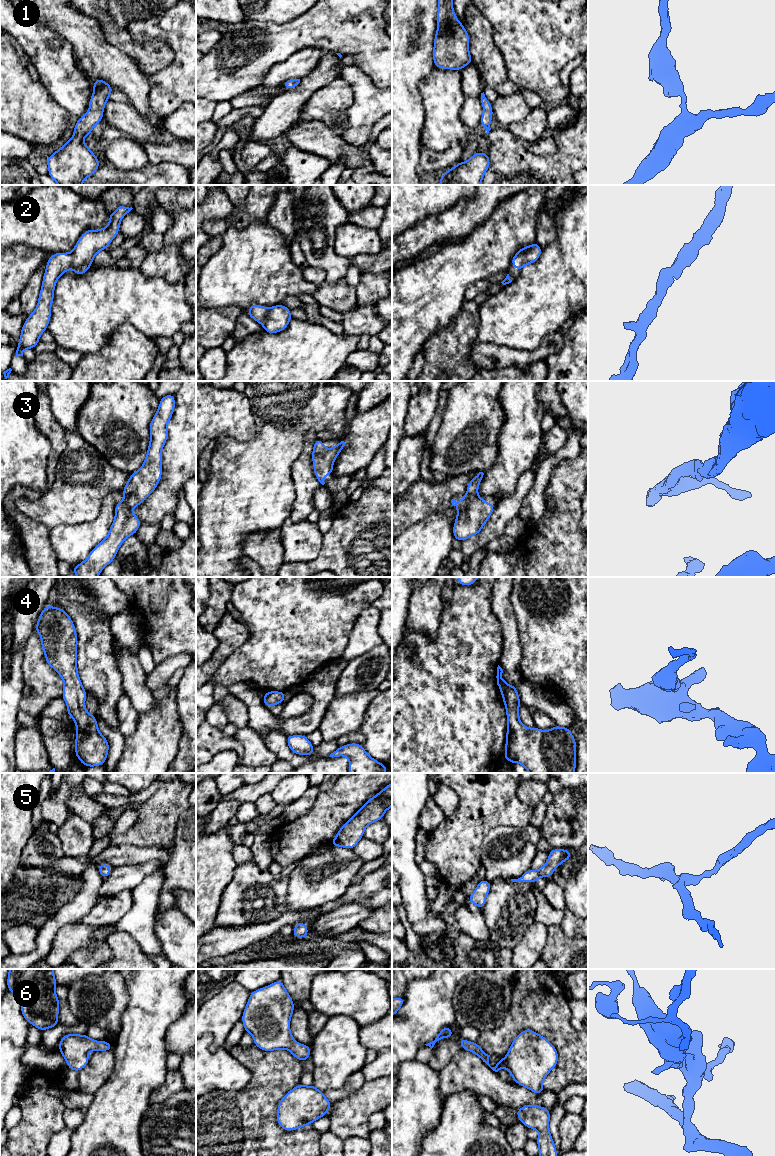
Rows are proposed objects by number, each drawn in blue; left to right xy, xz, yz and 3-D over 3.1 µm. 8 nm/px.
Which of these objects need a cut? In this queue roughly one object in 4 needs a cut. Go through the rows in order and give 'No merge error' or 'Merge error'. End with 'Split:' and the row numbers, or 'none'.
1: No merge error
2: No merge error
3: No merge error
4: No merge error
5: No merge error
6: No merge error
Split: none

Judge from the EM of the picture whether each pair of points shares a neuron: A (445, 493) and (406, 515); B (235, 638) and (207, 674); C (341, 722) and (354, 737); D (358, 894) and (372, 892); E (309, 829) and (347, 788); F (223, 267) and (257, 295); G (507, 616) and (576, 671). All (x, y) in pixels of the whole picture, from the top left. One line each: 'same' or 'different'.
A: same
B: same
C: different
D: same
E: same
F: same
G: different

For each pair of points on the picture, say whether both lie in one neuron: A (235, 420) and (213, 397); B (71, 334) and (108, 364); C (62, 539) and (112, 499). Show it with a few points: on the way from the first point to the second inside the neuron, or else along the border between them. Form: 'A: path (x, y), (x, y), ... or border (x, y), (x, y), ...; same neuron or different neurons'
A: path (229, 414), (218, 403); same neuron
B: border (110, 336), (96, 353), (82, 356); different neurons
C: path (77, 539), (85, 537), (107, 514); same neuron

